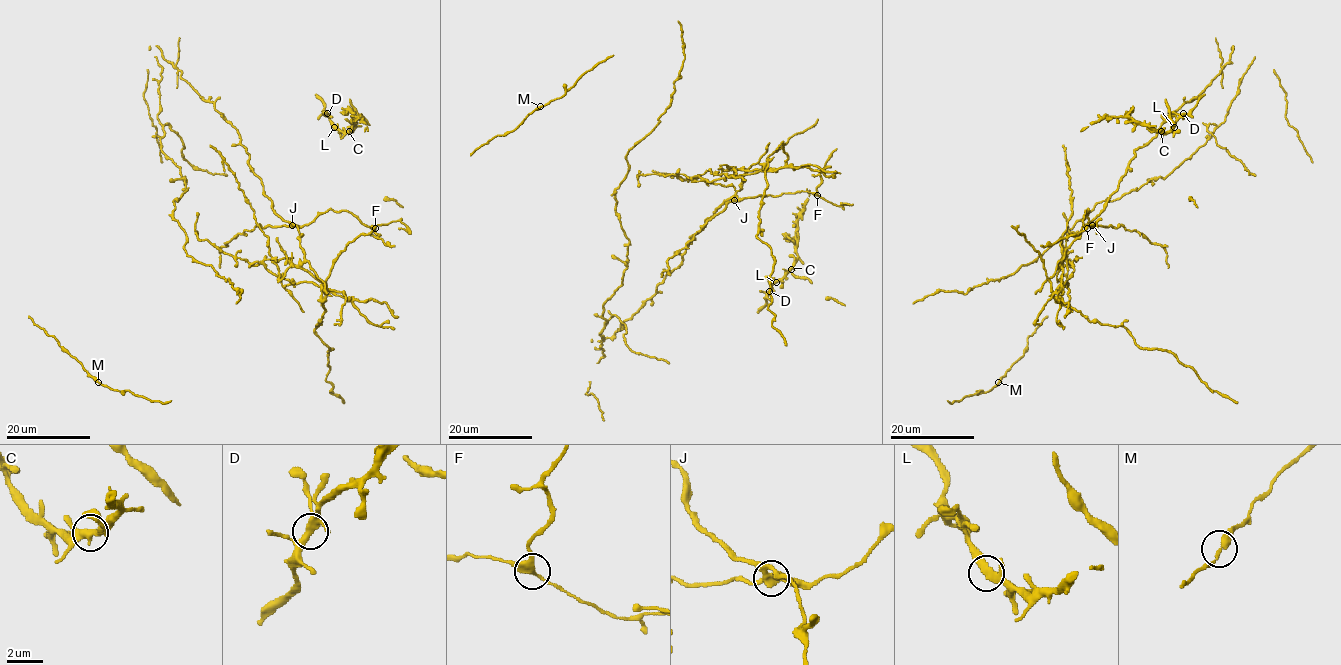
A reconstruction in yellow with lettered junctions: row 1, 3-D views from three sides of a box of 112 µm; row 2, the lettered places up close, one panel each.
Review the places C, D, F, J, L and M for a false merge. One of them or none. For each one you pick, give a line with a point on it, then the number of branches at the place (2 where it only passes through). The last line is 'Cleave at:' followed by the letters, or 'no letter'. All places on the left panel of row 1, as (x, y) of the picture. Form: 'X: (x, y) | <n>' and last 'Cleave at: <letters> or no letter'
J: (292, 225) | 3
Cleave at: J

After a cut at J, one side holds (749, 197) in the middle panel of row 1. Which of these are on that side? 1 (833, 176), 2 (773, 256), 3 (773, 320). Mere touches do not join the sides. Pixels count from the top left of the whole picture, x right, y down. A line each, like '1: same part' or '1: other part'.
1: other part
2: other part
3: other part

